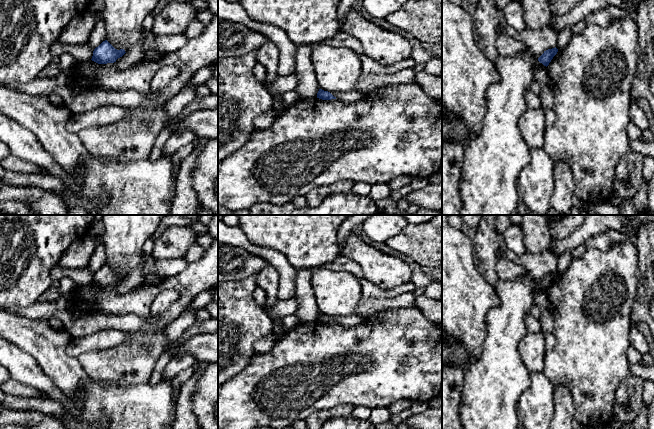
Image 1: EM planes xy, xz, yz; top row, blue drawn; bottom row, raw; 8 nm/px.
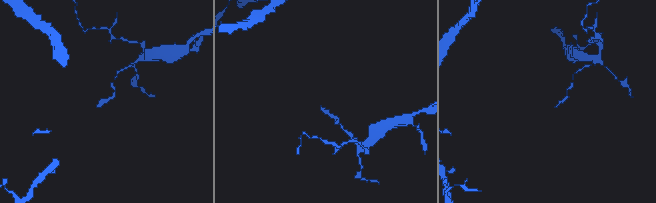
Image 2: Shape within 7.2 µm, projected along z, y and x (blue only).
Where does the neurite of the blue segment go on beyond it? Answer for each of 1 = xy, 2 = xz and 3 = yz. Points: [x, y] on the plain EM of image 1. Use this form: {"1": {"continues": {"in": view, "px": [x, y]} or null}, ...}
{"1": {"continues": null}, "2": {"continues": null}, "3": {"continues": null}}

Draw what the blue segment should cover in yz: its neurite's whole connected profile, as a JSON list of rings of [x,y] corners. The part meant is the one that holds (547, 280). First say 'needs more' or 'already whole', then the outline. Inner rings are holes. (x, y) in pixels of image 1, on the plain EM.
already whole | [[[556,271],[548,273],[538,282],[538,285],[547,291],[557,276],[558,273]]]

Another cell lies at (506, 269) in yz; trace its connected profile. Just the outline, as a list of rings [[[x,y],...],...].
[[[503,257],[498,259],[495,270],[498,277],[504,281],[522,278],[527,273],[523,265]]]

